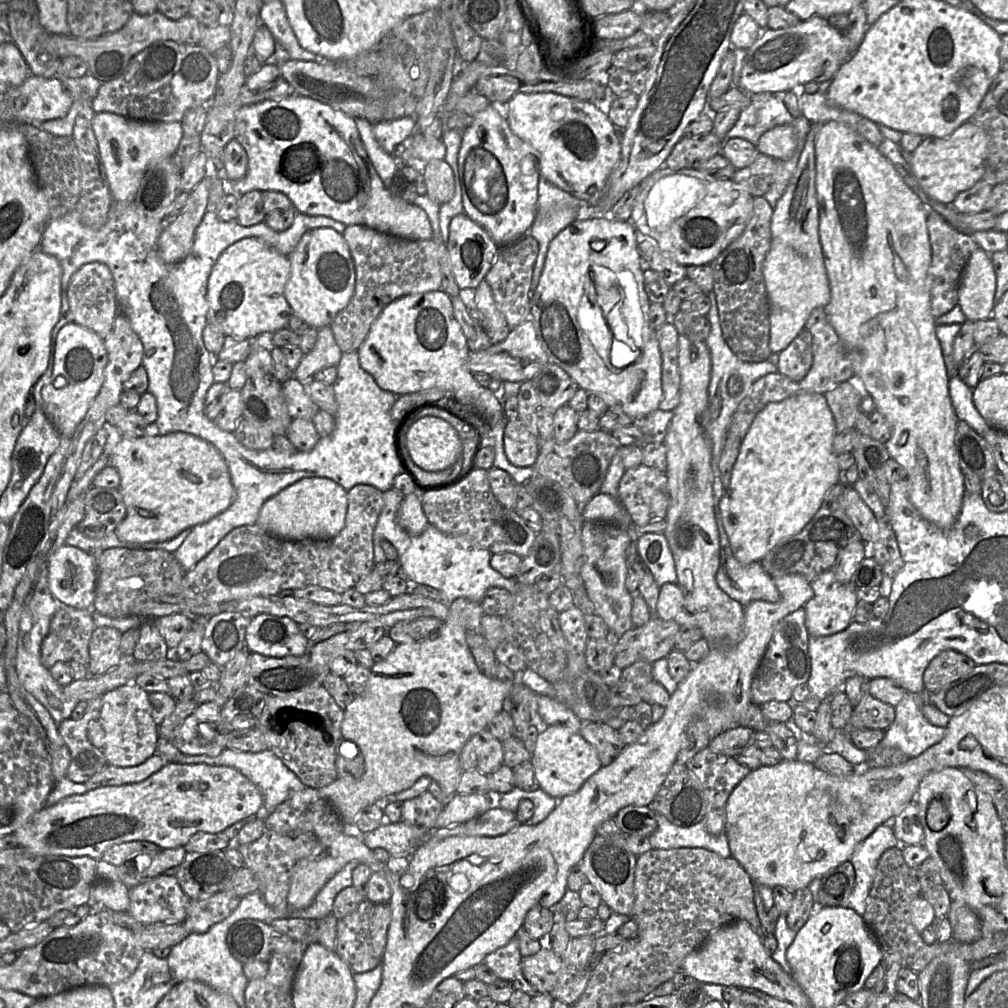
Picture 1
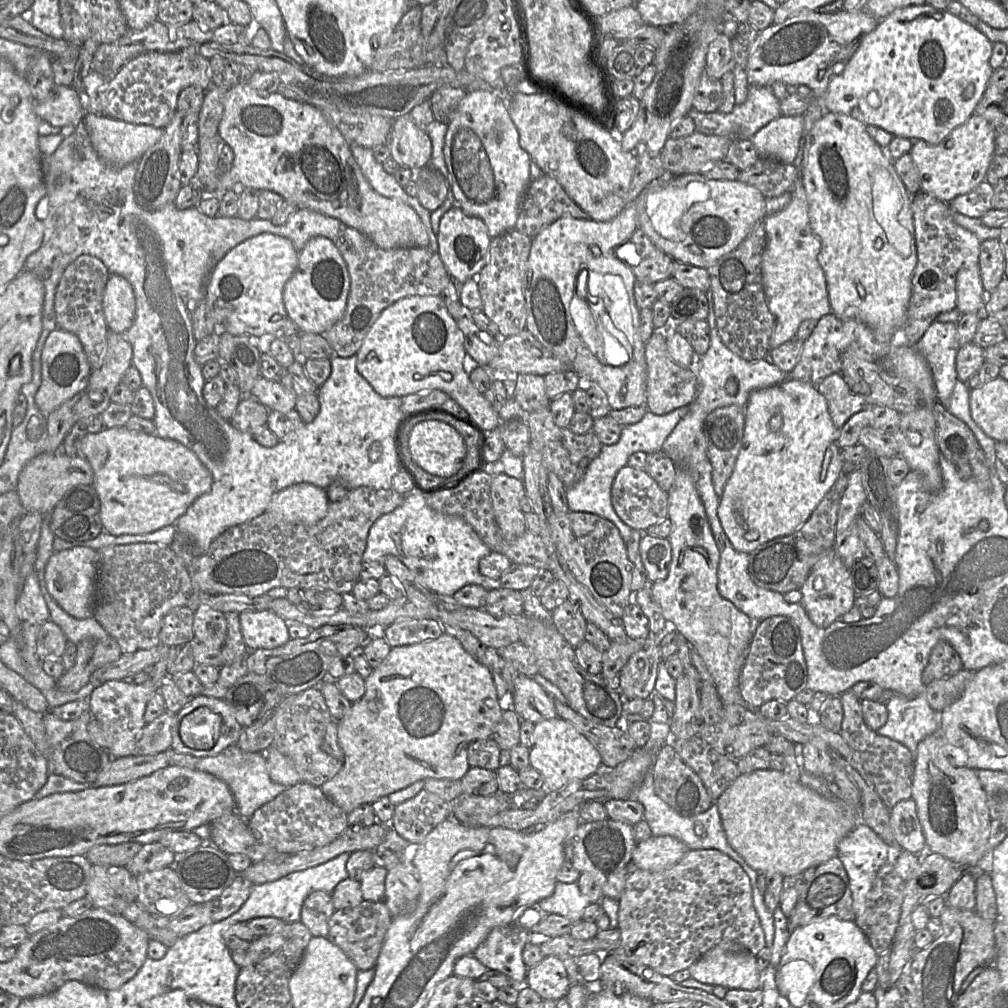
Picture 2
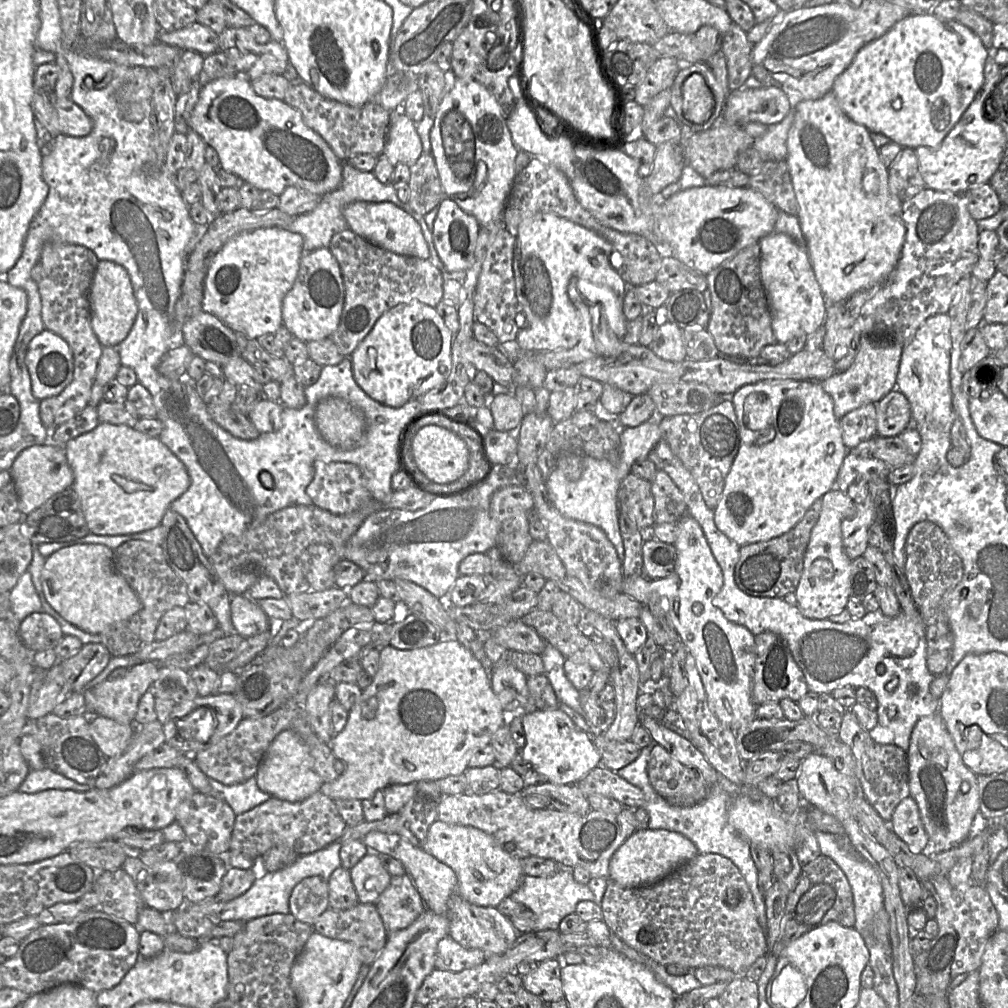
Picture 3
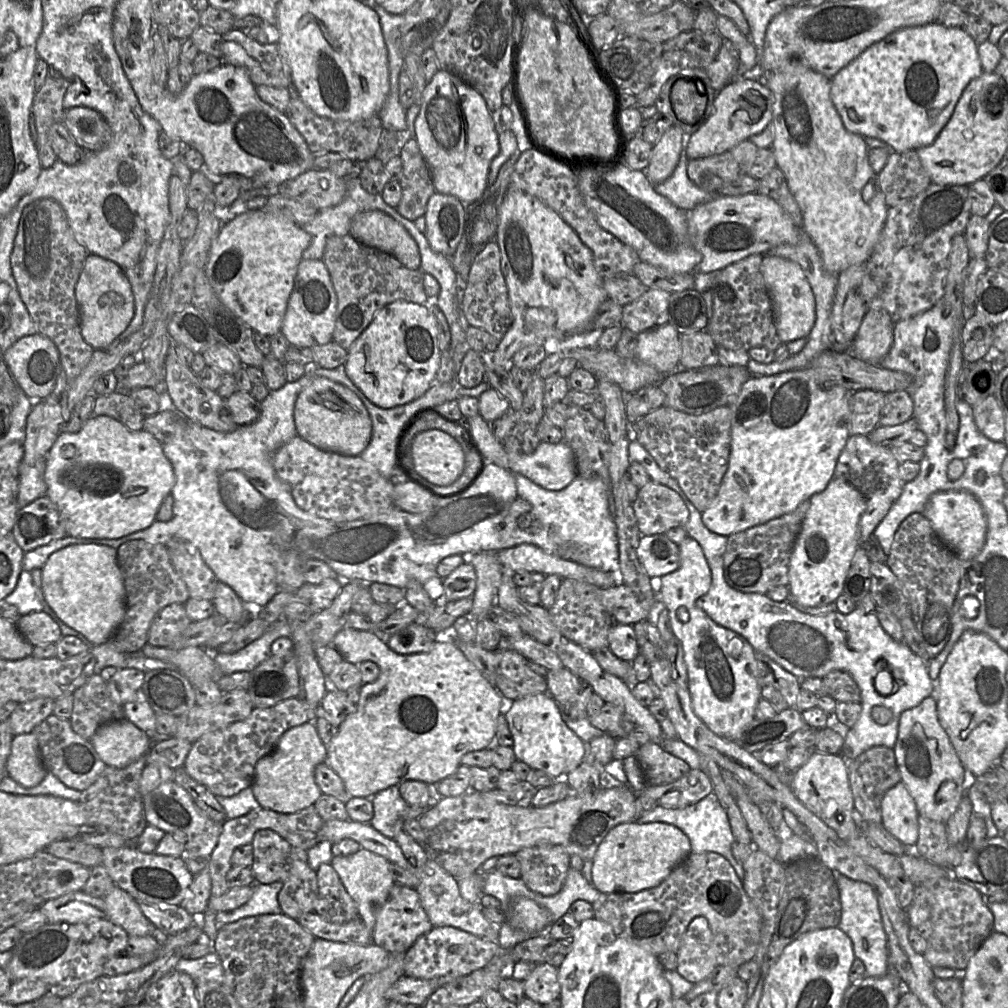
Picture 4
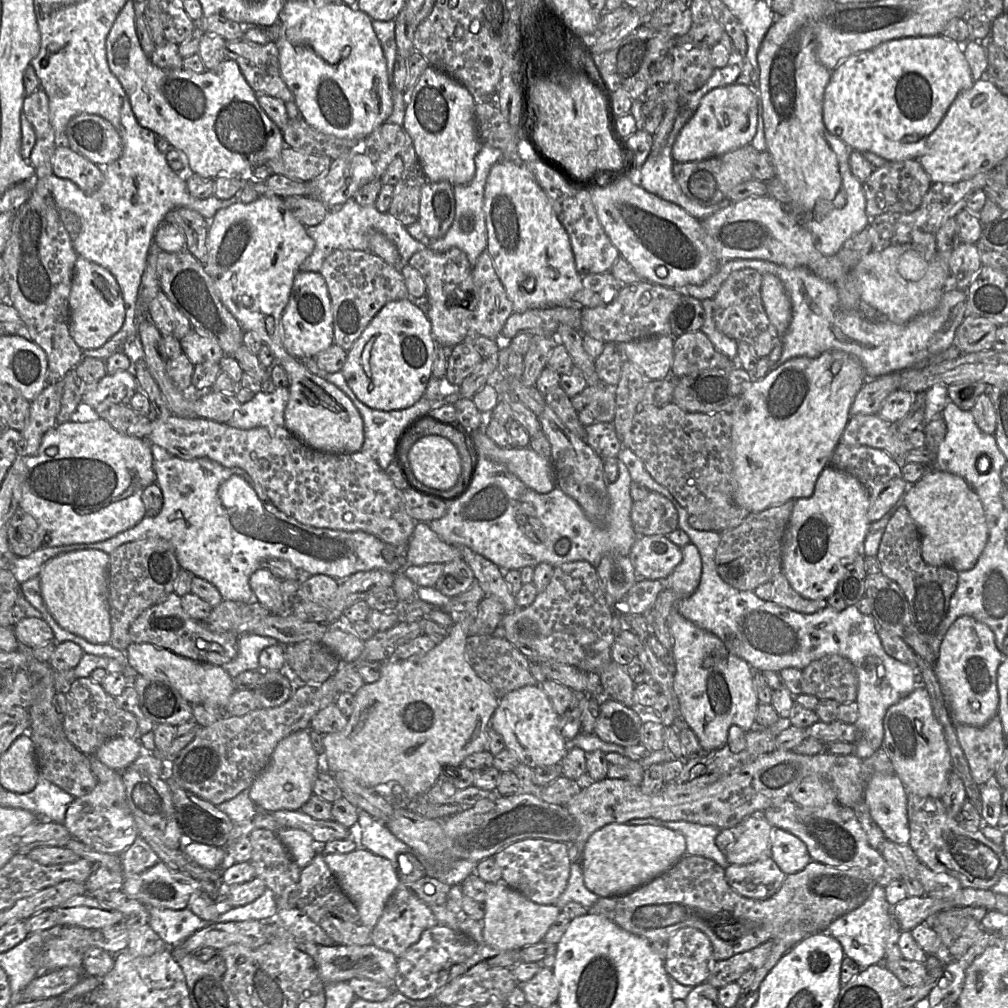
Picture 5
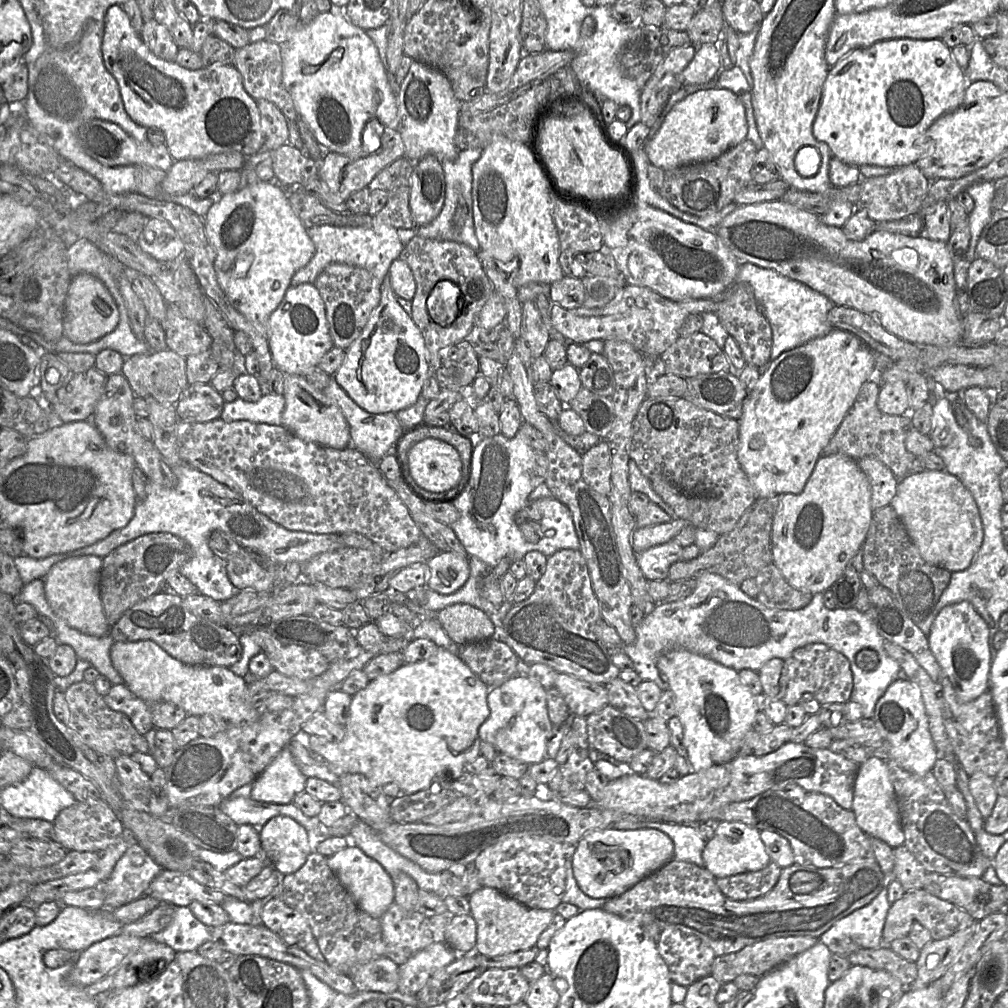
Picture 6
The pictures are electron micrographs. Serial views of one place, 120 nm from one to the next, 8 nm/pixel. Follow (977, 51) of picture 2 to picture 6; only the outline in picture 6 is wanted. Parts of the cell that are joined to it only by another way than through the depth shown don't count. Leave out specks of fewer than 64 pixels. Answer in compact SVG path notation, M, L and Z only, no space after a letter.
M890 39L876 42L870 47L852 51L835 65L830 67L822 89L822 97L818 112L812 125L812 133L816 140L828 145L832 156L842 162L857 167L874 165L880 167L902 167L915 164L928 150L928 136L926 132L943 115L955 110L962 105L968 80L962 69L951 54L949 48L942 39Z

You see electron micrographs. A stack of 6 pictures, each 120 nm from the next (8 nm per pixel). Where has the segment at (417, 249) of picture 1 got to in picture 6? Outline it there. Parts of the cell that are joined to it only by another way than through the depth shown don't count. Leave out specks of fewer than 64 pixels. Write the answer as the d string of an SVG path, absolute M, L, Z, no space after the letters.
M332 263L318 275L314 284L325 304L334 346L346 350L362 333L371 313L380 302L381 283L365 268L344 263Z

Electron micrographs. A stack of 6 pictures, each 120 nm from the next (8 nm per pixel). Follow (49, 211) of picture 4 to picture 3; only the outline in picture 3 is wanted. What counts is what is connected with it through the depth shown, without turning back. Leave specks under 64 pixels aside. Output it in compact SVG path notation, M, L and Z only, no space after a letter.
M46 243L32 270L41 297L41 317L45 329L63 338L74 359L71 383L57 396L39 402L39 416L47 430L69 421L87 405L103 346L91 326L89 290L99 259L90 249L75 244Z

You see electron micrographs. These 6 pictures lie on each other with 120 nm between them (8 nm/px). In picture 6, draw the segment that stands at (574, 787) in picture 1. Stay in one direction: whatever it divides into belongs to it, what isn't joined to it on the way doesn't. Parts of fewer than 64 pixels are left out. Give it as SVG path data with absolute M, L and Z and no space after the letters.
M525 674L517 675L500 686L490 688L487 695L490 715L479 728L482 742L494 745L504 753L527 765L543 761L553 724L547 710L546 689Z

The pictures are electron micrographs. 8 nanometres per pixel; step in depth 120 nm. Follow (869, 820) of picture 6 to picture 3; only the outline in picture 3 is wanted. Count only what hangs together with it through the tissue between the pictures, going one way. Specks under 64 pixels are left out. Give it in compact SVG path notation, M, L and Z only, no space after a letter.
M912 796L904 798L896 806L889 823L892 831L908 845L912 852L920 853L926 846L929 850L932 849L917 803Z

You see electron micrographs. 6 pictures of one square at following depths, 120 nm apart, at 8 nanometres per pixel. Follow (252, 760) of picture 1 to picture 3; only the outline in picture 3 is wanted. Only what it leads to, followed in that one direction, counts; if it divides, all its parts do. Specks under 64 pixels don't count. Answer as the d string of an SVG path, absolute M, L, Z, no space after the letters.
M256 776L247 781L234 785L225 785L209 778L212 794L209 796L221 797L238 816L254 807L268 801L270 794L263 792L257 786Z

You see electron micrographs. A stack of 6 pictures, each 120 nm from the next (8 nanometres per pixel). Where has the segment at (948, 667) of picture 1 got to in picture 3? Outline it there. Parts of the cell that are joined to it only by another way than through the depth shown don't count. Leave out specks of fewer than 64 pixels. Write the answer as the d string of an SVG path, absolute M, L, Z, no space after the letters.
M927 520L916 523L910 529L905 543L905 554L903 573L925 627L926 665L931 674L941 675L945 673L951 659L954 644L948 618L949 596L962 579L963 564L941 527Z

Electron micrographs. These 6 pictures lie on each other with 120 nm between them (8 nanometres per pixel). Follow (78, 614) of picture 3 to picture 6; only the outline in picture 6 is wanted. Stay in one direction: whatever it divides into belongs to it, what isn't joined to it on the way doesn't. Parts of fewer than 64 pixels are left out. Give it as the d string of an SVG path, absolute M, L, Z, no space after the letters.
M95 555L71 557L52 566L43 578L46 599L55 614L76 630L96 637L110 632L100 597L103 558Z

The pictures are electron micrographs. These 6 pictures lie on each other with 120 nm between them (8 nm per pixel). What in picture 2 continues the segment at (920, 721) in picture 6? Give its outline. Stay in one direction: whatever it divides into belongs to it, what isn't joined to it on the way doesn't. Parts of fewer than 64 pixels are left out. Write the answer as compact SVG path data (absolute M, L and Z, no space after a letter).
M939 732L924 738L917 746L914 755L912 799L917 806L917 814L923 828L926 846L931 852L958 863L972 853L978 843L985 843L991 822L986 793L977 777L976 771L968 767L953 765L945 756L945 740Z

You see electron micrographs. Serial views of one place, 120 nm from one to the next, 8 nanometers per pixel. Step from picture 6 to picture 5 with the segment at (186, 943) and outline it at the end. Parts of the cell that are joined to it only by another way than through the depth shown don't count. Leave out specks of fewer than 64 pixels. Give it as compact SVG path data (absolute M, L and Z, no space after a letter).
M147 907L147 923L169 949L180 947L195 931L214 923L201 919L187 907L179 910Z

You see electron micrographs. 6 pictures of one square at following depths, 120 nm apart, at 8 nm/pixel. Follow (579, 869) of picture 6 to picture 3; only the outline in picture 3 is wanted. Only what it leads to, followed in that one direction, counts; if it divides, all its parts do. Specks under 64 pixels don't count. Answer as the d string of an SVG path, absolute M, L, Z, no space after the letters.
M657 829L636 830L613 854L608 880L627 888L652 886L697 856L694 843L680 833Z

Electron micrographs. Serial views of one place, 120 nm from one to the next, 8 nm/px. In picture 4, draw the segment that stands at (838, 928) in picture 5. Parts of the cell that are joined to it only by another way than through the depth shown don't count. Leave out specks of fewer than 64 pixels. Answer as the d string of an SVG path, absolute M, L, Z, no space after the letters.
M840 872L834 873L842 907L837 927L851 939L854 955L864 963L866 976L884 976L888 973L888 946L877 896L868 883L850 879Z

